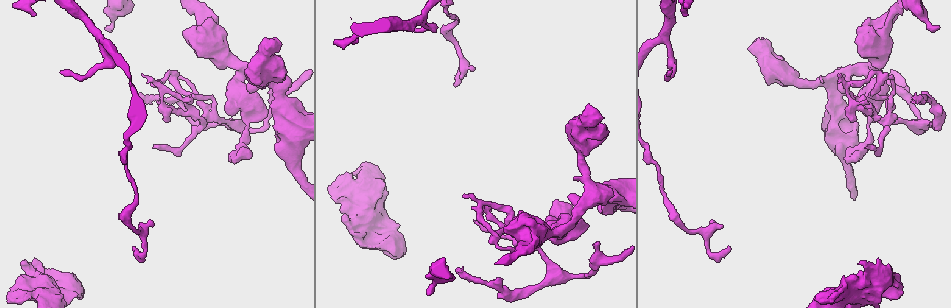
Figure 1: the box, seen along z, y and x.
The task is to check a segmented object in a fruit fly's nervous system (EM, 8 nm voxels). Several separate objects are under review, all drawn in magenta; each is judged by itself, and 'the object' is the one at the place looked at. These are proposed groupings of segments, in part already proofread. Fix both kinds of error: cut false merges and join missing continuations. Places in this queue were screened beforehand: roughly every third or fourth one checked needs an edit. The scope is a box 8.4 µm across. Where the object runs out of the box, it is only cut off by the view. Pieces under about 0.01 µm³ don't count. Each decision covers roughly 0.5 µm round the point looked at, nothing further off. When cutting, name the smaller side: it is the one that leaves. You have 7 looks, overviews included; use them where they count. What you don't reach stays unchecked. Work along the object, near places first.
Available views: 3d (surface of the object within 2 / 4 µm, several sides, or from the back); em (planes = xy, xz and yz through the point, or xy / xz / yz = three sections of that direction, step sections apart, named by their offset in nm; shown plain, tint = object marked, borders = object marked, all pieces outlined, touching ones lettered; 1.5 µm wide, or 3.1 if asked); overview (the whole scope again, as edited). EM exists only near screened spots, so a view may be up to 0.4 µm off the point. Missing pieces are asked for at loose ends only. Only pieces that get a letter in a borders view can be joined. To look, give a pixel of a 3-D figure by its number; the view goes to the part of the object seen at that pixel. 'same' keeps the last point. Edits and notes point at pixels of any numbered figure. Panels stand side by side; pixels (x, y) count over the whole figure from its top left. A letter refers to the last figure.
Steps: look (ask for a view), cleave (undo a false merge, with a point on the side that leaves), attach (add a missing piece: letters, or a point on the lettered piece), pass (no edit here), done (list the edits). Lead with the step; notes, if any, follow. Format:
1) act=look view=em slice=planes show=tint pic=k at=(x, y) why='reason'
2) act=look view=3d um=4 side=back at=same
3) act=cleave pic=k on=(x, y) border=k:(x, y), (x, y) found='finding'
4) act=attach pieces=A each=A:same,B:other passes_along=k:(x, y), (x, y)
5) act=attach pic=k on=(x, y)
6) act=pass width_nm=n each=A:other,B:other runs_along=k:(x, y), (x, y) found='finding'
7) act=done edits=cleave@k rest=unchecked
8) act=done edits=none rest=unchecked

act=look view=em slice=planes show=plain pic=1 at=(855, 275)

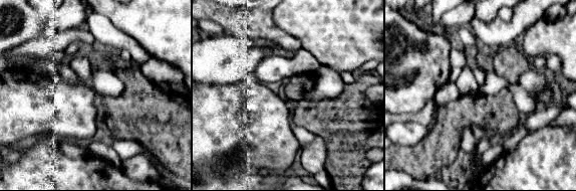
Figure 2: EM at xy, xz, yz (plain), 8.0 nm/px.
act=look view=em slice=planes show=borders at=same why='see the neighbours'

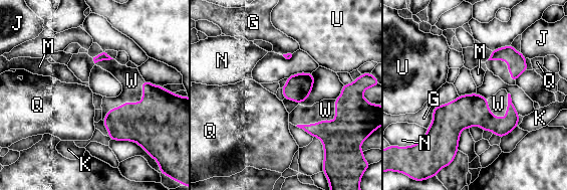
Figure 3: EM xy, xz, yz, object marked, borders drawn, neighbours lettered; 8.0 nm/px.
act=attach pieces=W each=G:other,J:other,K:other,M:other,N:other,Q:other,U:other,W:same passes_along=3:(154, 124), (130, 103), (131, 80) found='the cell continues'

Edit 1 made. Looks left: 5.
act=look view=overview why='see it whole again'

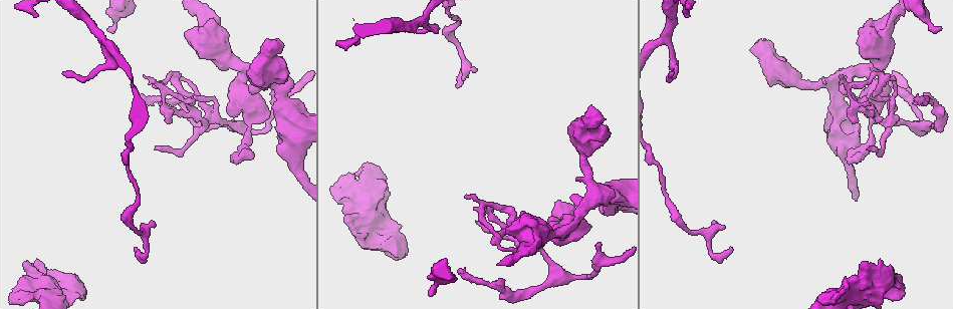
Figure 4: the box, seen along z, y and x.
act=look view=em slice=yz step=4 show=borders pic=4 at=(939, 26) why='free end'

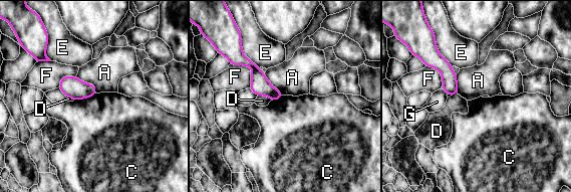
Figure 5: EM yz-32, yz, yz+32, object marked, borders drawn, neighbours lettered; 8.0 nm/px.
act=pass each=A:other,C:other,D:other,E:other,F:other,G:other runs_along=5:(239, 42), (239, 54), (276, 97) found='no lettered piece goes on from it'

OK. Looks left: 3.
act=look view=3d um=2 pic=4 at=(875, 113) why='two arms at a narrow angle'

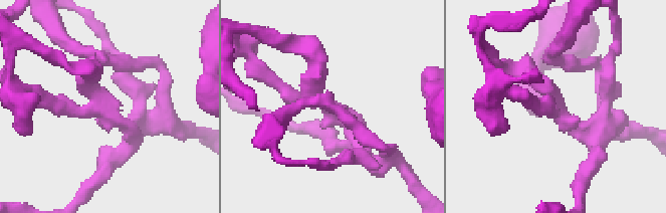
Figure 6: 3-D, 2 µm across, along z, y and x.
act=look view=em slice=planes show=borders pic=6 at=(102, 106)

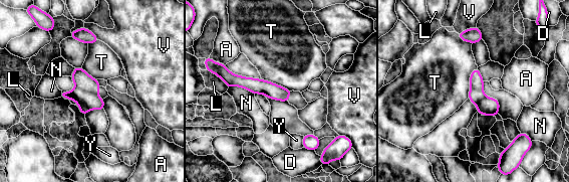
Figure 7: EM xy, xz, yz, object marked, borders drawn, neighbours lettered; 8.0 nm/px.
act=cleave pic=7 on=(82, 109) longest_contact=T:260nm each=A:other,D:other,L:other,N:other,T:other,V:other,Y:other border=7:(78, 103), (89, 109) found='a second cell is stuck on'

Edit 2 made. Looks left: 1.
act=done edits=attach@3,cleave@7 rest=unchecked

